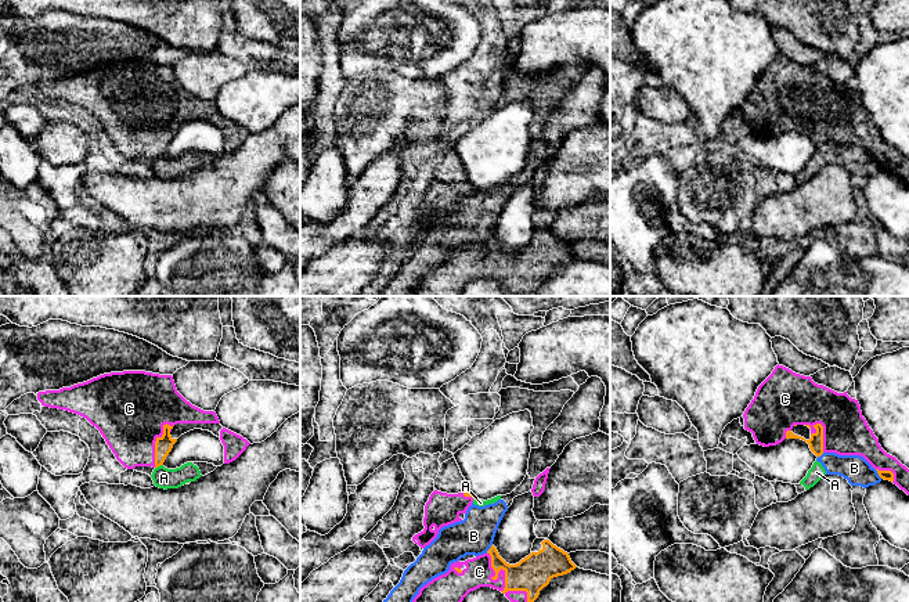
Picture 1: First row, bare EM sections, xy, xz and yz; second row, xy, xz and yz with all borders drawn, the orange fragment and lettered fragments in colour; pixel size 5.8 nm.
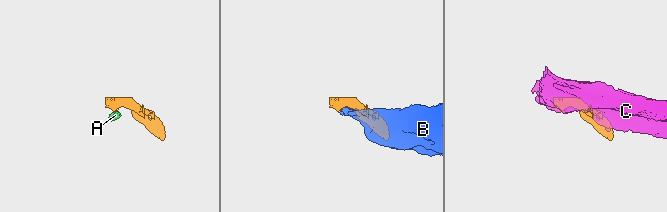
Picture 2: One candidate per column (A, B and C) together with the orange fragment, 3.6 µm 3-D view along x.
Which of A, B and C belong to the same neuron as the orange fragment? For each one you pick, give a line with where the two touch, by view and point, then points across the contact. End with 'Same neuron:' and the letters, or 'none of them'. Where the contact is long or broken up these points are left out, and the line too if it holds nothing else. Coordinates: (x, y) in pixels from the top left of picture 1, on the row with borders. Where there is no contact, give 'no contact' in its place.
C: xz (505, 583)
Same neuron: C

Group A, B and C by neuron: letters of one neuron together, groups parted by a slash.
A B / C

